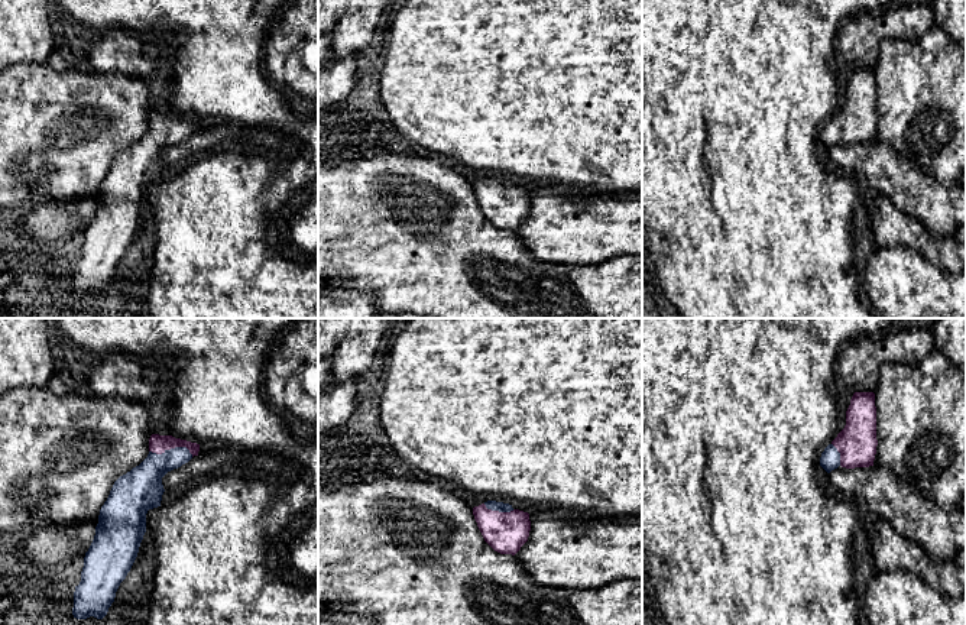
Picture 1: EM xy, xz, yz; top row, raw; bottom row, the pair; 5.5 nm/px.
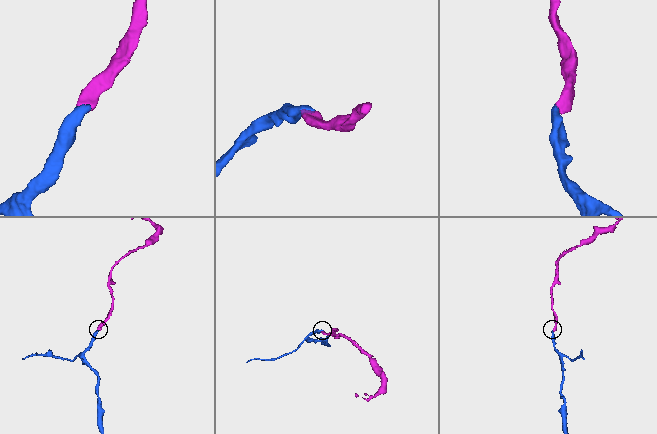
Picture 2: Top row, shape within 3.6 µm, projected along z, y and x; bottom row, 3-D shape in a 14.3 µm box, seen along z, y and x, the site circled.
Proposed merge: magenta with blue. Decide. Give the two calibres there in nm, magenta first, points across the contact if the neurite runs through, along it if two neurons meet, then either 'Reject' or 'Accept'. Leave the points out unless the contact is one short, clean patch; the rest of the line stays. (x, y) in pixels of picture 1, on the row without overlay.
Thickness 100 nm (magenta) against 200 nm. Path across: xy (158, 120), (161, 123), (172, 123), (143, 158). Accept

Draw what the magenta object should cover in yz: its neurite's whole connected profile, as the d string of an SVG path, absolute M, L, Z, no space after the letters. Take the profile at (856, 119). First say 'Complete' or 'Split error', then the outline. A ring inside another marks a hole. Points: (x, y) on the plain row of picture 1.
Split error. M855 68L846 87L846 101L821 129L820 142L827 149L839 142L873 142L876 122L875 69Z

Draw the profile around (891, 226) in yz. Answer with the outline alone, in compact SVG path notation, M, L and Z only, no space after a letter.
M885 195L876 197L872 230L878 247L910 246L940 269L953 273L965 271L959 256L960 236L934 234L921 220L899 210Z

